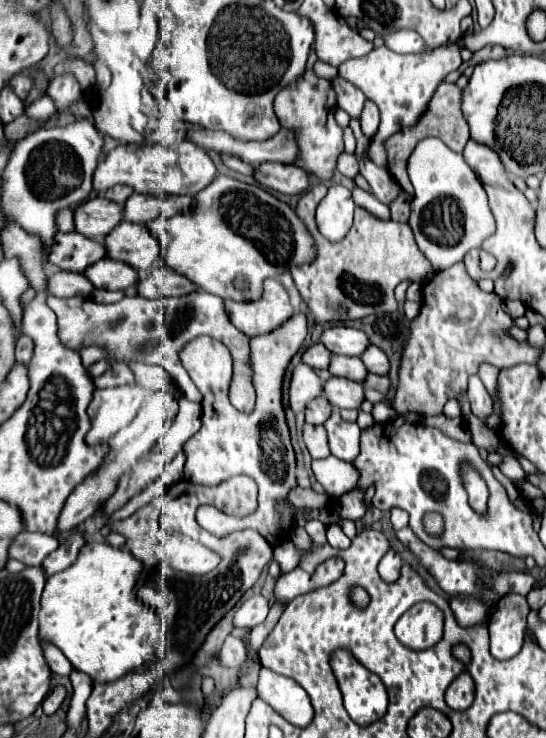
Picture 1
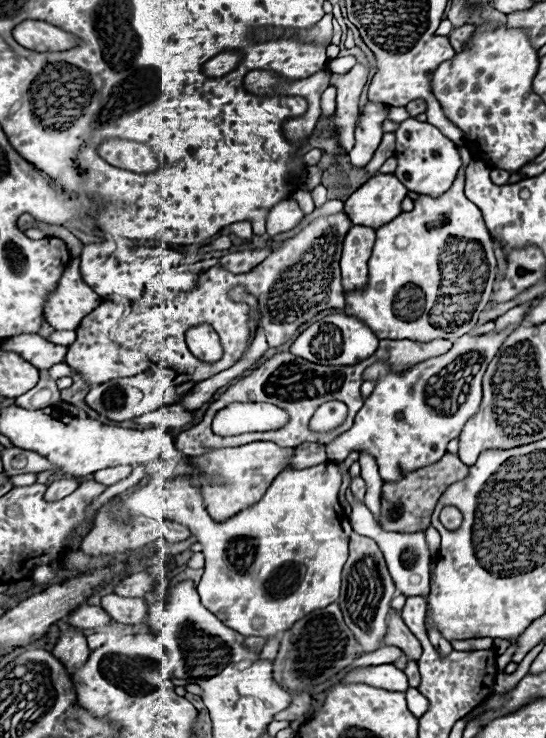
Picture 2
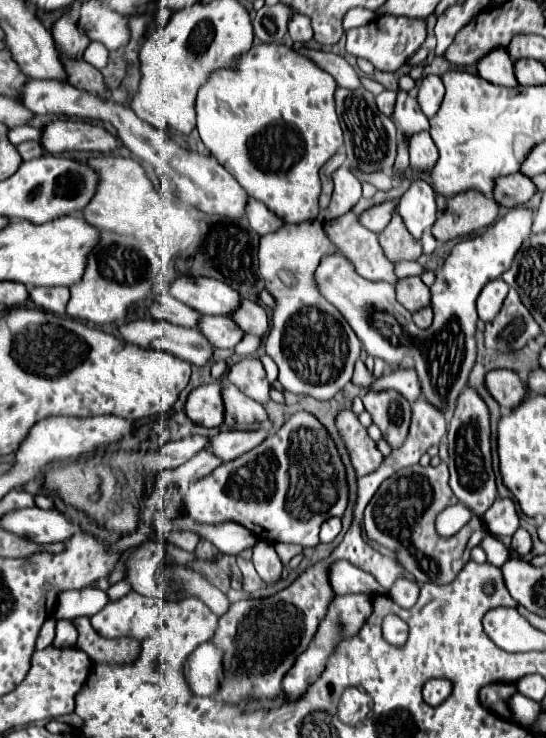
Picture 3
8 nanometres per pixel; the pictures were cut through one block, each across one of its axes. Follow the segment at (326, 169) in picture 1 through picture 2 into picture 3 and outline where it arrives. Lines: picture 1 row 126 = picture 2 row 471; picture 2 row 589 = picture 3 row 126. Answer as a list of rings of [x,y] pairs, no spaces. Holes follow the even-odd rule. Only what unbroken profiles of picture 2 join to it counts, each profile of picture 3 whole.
[[[260,42],[238,56],[232,68],[220,68],[208,74],[196,100],[198,132],[210,154],[234,174],[252,198],[264,202],[288,224],[316,220],[320,196],[318,170],[342,148],[342,128],[334,100],[336,90],[336,80],[310,58],[284,44]]]

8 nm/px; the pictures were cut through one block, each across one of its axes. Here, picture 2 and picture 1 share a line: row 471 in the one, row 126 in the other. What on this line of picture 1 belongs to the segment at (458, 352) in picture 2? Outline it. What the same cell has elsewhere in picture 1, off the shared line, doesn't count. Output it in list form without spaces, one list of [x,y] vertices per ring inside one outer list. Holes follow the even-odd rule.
[[[446,44],[434,48],[436,52],[424,52],[424,54],[396,54],[388,50],[386,46],[374,48],[370,54],[356,58],[356,60],[346,60],[338,72],[342,78],[354,82],[360,86],[360,90],[376,102],[380,110],[380,128],[370,140],[368,146],[368,158],[378,166],[386,170],[386,150],[382,150],[382,142],[390,136],[396,134],[400,128],[410,128],[418,124],[418,118],[426,114],[426,104],[432,100],[436,88],[442,84],[442,80],[456,68],[460,68],[462,58],[456,48],[456,44]]]

